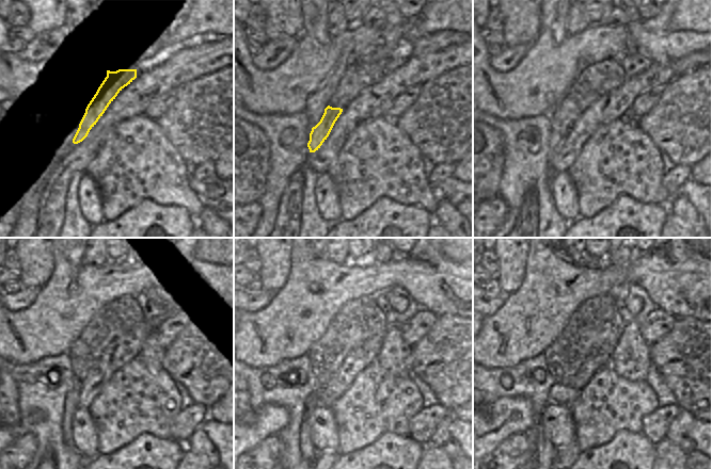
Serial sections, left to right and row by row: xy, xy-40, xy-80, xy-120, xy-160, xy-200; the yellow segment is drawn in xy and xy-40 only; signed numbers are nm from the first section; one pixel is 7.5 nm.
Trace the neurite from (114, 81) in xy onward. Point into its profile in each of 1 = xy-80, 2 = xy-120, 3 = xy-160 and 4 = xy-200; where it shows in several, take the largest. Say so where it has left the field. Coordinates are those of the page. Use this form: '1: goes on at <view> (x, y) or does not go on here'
1: goes on at xy-80 (557, 139)
2: goes on at xy-120 (72, 404)
3: goes on at xy-160 (309, 452)
4: goes on at xy-200 (544, 451)

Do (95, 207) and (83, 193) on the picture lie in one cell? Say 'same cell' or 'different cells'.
same cell

